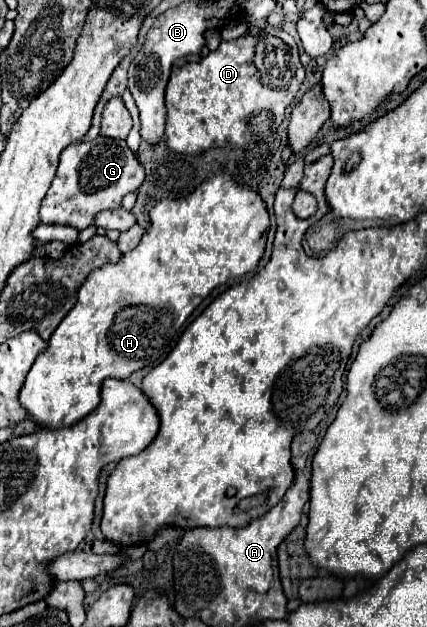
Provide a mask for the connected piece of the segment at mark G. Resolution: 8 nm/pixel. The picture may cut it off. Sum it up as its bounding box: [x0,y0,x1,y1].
[40,137,144,231]

